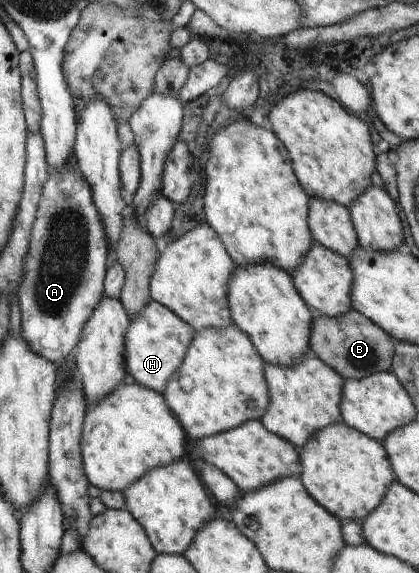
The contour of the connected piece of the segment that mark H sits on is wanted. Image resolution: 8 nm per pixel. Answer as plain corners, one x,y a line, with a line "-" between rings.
155,300
146,304
138,316
129,319
129,329
125,334
126,371
142,386
163,394
173,372
182,364
195,331
188,323

